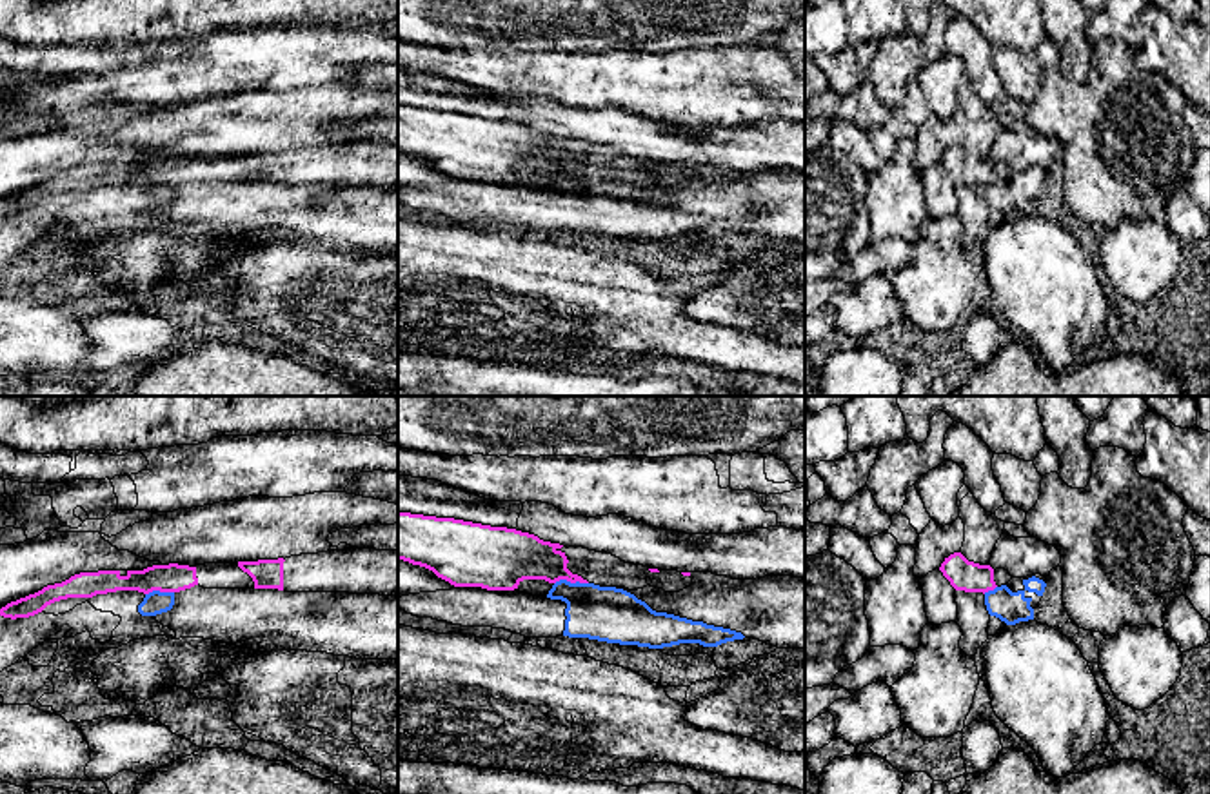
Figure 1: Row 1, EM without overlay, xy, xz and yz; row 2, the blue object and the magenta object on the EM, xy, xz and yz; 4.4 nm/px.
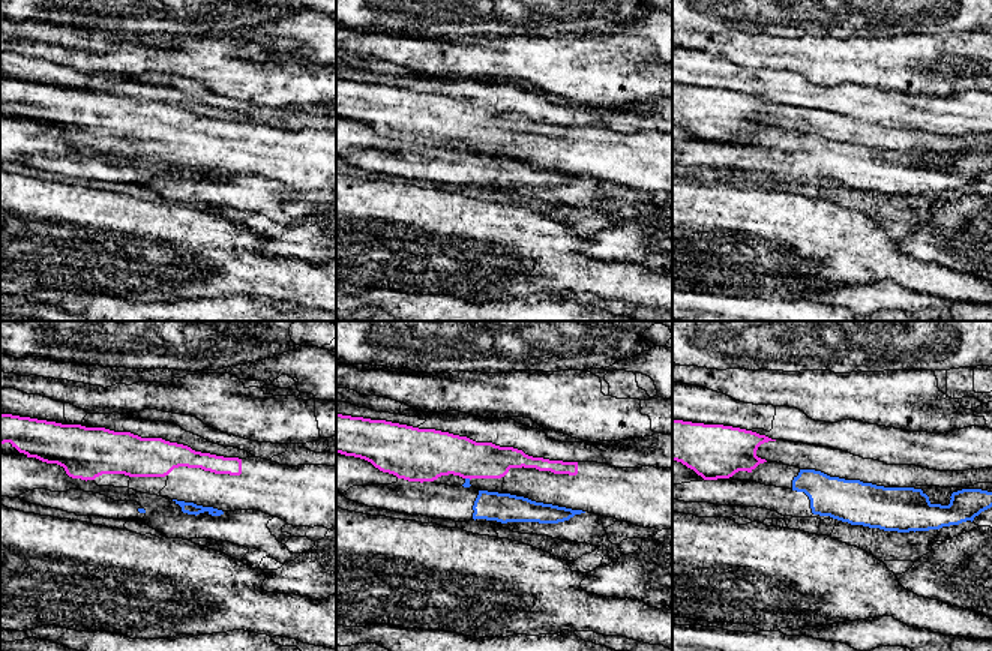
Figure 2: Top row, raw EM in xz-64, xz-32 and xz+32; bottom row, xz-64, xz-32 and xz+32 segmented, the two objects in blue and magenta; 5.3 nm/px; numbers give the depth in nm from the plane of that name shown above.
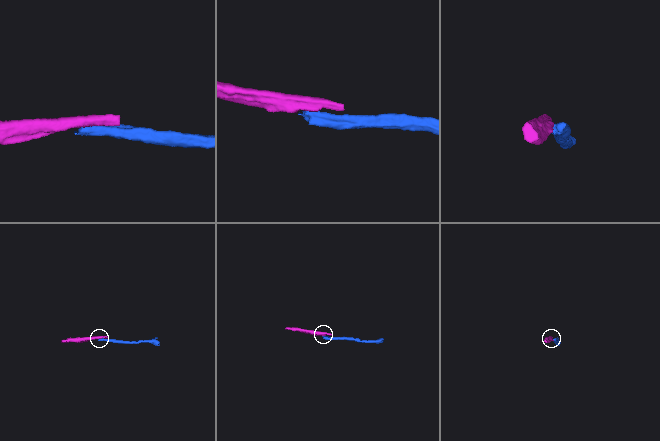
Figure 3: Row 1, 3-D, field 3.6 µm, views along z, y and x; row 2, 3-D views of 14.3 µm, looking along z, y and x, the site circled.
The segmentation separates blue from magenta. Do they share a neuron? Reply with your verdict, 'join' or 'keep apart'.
keep apart

